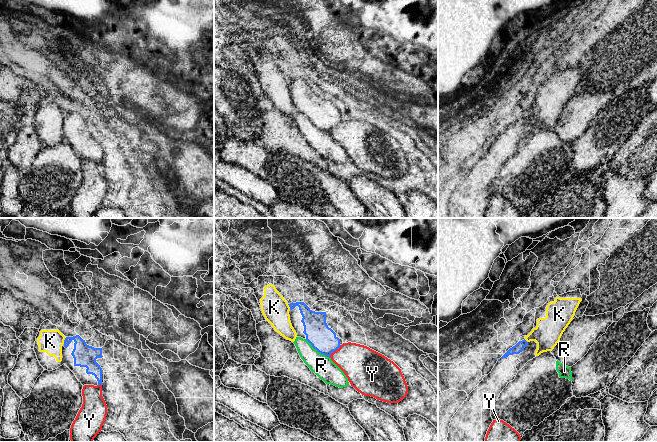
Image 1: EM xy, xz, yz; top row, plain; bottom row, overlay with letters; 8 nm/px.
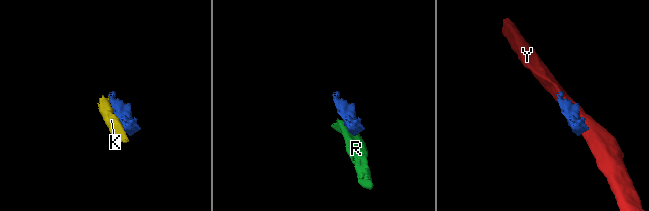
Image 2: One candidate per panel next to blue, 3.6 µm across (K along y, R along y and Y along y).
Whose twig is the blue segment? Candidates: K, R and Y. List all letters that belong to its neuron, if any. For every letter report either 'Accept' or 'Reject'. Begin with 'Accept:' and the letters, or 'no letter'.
Accept: no letter
K: Reject
R: Reject
Y: Reject

